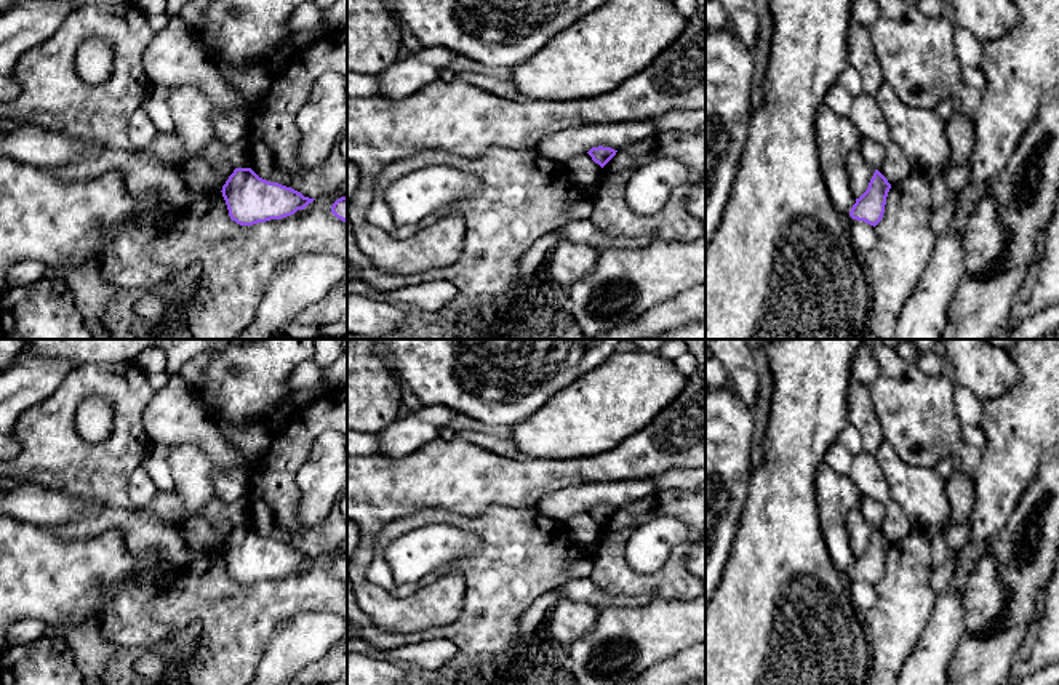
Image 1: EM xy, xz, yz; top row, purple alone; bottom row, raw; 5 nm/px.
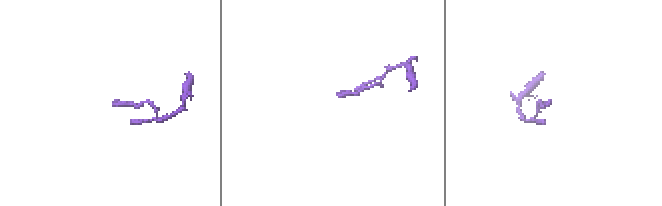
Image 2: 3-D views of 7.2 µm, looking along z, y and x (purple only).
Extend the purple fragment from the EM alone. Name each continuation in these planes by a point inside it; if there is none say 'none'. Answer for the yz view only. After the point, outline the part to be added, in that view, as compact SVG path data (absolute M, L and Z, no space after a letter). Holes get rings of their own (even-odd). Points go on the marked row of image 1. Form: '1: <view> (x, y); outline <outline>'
none

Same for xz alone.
none

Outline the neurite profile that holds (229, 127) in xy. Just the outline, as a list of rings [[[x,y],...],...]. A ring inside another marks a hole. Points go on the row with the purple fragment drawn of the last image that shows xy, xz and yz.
[[[253,104],[234,110],[221,110],[213,106],[211,125],[216,139],[222,141],[224,144],[246,141],[251,117],[253,117]]]

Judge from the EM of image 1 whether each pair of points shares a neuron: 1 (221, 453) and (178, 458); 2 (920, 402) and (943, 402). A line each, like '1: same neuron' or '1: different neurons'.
1: different neurons
2: same neuron

